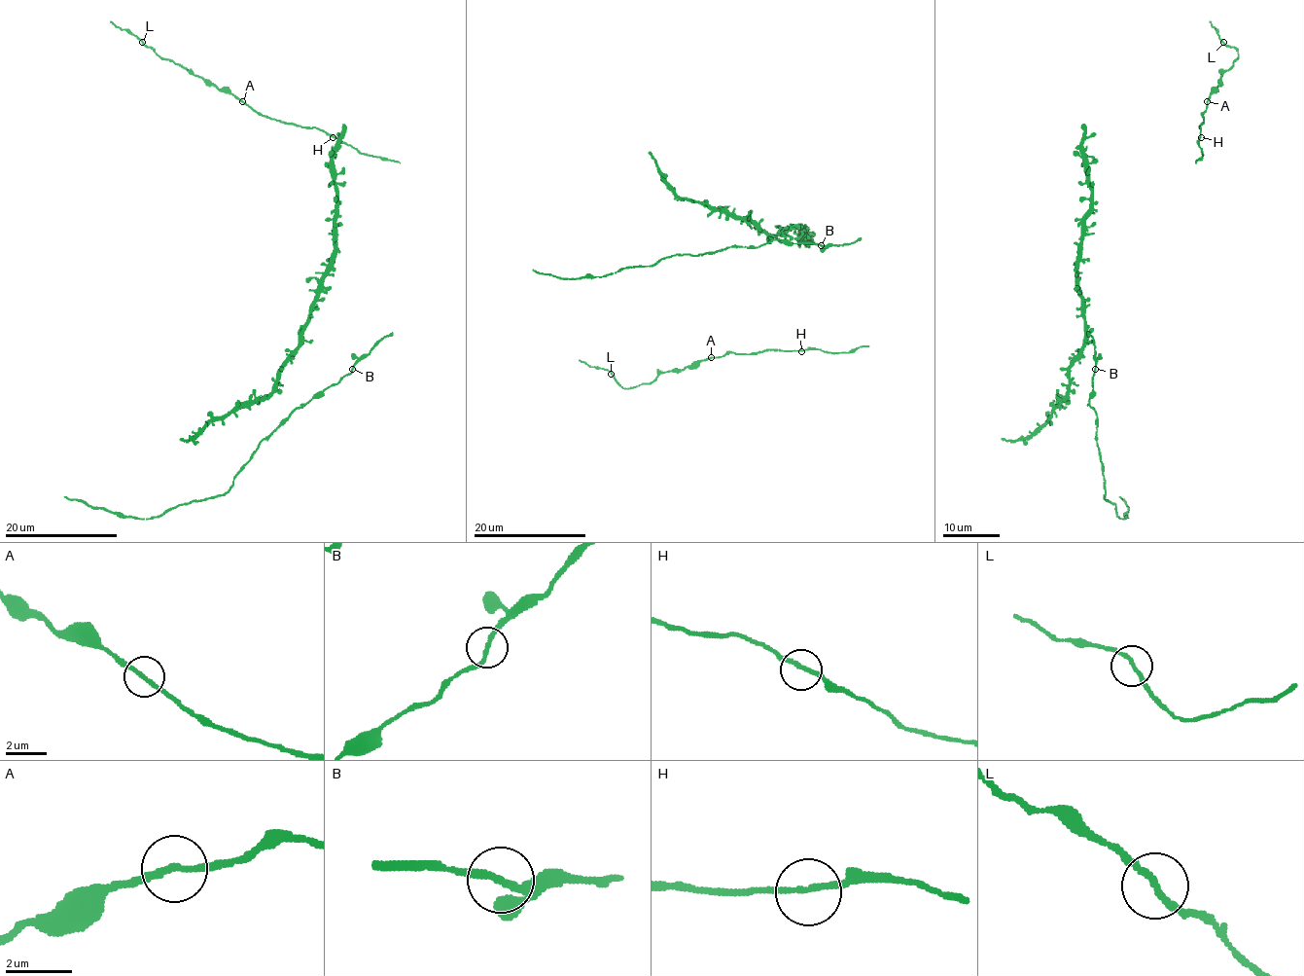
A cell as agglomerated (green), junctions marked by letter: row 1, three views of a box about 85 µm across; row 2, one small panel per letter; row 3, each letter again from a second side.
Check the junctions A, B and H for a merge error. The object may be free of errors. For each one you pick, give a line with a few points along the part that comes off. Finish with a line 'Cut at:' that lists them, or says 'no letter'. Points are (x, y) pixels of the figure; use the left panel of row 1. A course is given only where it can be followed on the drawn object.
Cut at: no letter

